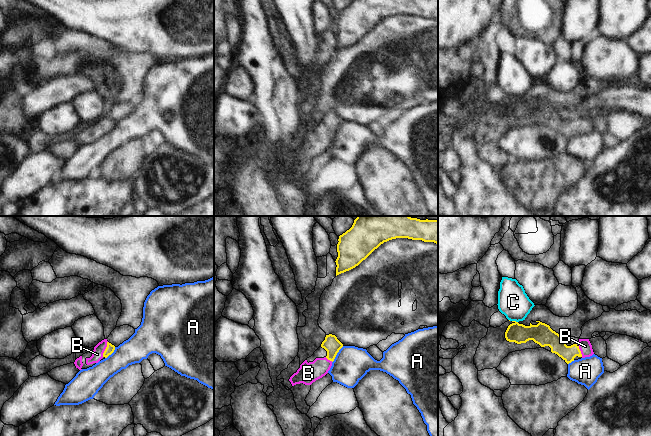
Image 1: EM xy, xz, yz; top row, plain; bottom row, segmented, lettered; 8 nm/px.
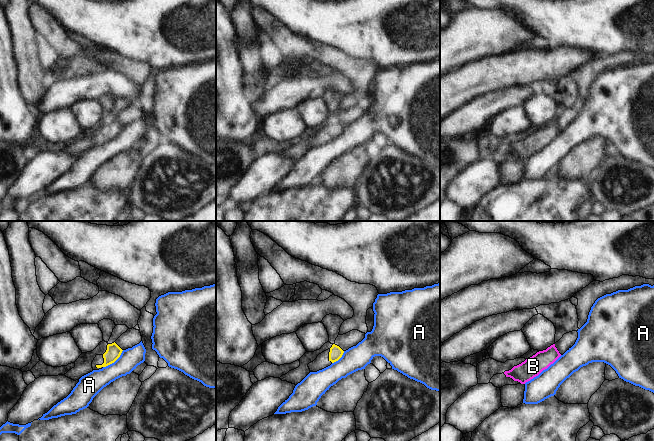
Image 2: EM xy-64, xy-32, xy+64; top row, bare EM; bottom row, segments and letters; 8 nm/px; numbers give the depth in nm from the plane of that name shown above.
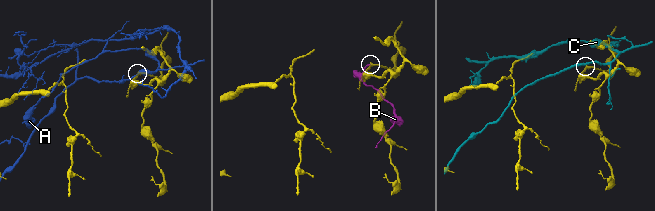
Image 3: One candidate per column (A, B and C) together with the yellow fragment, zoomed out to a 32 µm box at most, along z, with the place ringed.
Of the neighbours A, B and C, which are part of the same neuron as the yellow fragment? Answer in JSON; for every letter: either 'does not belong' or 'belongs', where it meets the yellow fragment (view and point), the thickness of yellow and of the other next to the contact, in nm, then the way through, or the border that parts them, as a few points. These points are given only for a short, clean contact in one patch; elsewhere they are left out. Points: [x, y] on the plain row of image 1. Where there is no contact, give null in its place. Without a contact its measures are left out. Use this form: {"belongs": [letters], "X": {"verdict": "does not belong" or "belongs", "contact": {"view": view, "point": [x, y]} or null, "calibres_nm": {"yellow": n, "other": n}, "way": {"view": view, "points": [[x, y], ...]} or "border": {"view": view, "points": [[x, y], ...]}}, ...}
{"belongs": ["B"], "A": {"verdict": "does not belong", "contact": {"view": "xz", "point": [336, 130]}, "calibres_nm": {"yellow": 140, "other": 280}, "border": {"view": "xz", "points": [[343, 122], [332, 138]]}}, "B": {"verdict": "belongs", "contact": {"view": "xy", "point": [105, 125]}, "calibres_nm": {"yellow": 70, "other": 100}, "way": {"view": "xy", "points": [[110, 124], [105, 125], [97, 130]]}}, "C": {"verdict": "does not belong", "contact": {"view": "yz", "point": [515, 97]}, "calibres_nm": {"yellow": 170, "other": 240}, "border": {"view": "yz", "points": [[512, 96], [517, 98]]}}}

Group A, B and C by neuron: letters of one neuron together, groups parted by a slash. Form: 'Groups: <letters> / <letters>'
Groups: A / B / C

